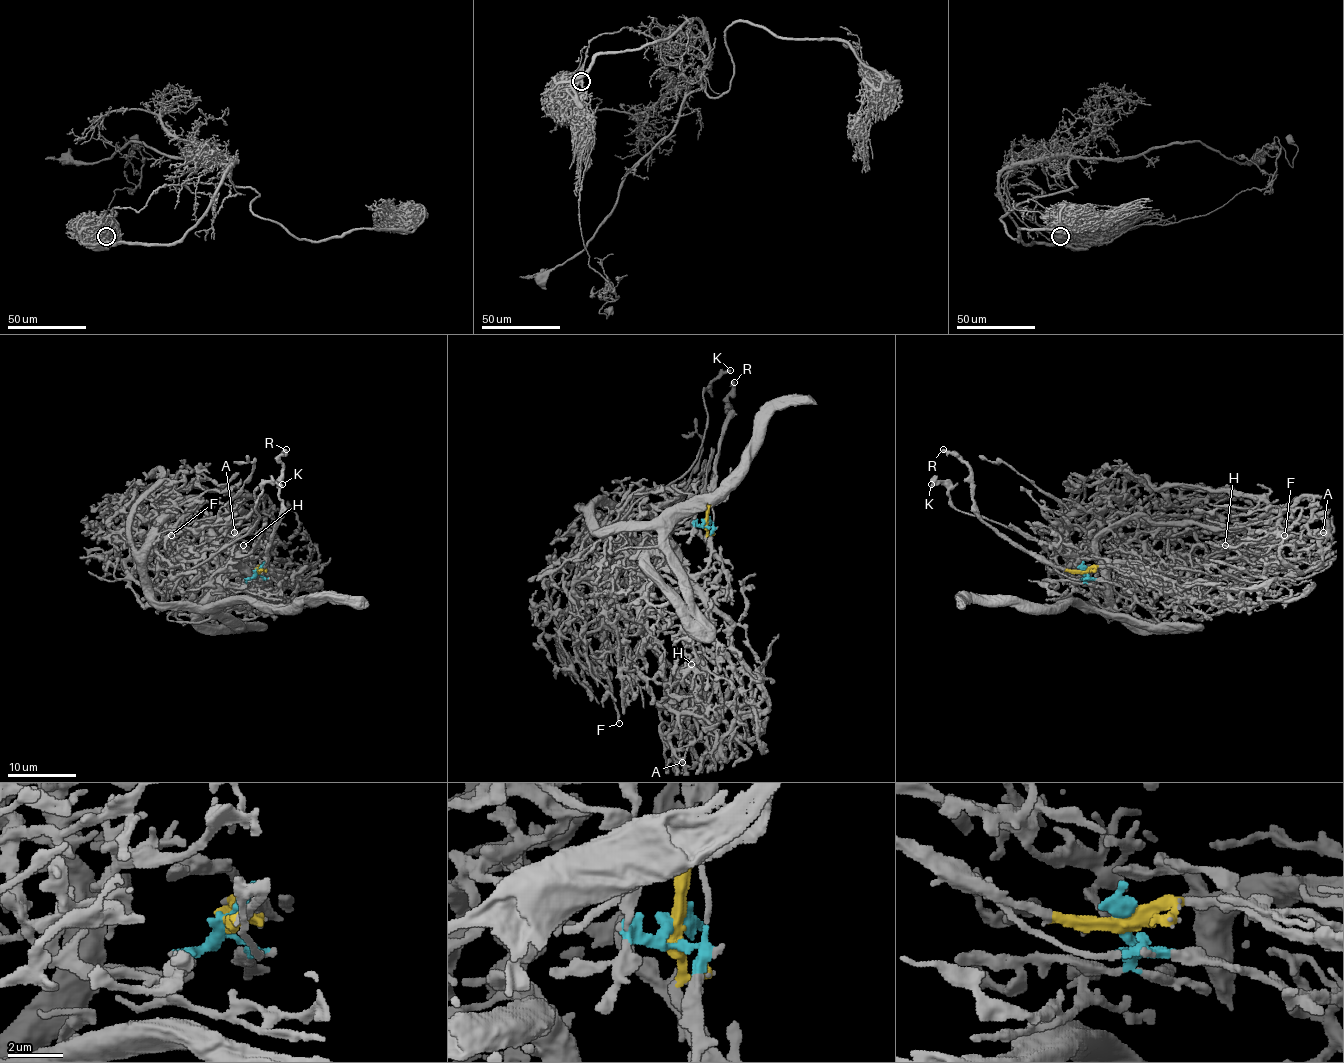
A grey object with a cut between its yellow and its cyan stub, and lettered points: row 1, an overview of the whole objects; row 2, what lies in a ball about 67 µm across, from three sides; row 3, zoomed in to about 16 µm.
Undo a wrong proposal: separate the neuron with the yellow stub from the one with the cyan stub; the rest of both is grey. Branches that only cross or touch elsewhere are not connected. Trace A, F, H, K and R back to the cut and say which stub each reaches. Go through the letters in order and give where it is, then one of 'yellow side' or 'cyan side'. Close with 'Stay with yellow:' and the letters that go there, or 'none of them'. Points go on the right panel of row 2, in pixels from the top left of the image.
A: (1323, 532) | cyan side
F: (1284, 535) | cyan side
H: (1225, 545) | cyan side
K: (931, 484) | cyan side
R: (943, 449) | yellow side
Stay with yellow: R

